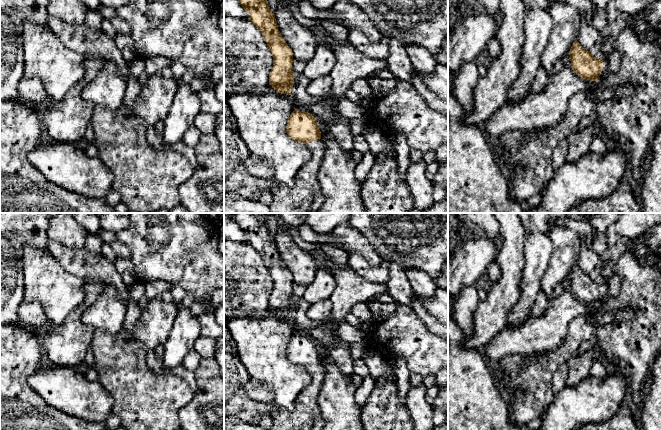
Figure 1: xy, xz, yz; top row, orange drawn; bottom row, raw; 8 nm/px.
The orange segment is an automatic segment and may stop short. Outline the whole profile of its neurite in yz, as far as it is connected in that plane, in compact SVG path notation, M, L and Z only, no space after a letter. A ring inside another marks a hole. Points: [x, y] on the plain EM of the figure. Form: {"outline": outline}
{"outline": "M576 264L569 275L571 292L581 302L596 305L608 292L608 285L594 281Z"}

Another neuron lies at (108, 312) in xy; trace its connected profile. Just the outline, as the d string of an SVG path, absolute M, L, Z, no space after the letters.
M105 286L94 303L82 313L82 322L95 329L117 334L123 328L127 305L123 303L117 290Z

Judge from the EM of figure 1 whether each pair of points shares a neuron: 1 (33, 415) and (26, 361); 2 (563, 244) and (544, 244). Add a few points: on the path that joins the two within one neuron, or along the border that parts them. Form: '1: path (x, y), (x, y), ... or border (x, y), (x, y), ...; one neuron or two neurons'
1: path (21, 402), (21, 374); one neuron
2: border (551, 227), (552, 256), (547, 267); two neurons

